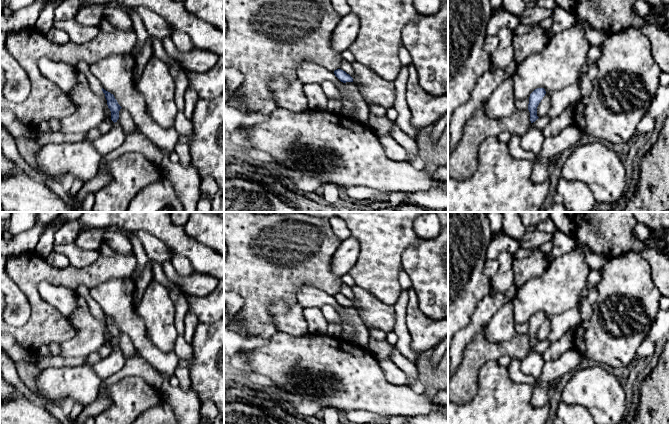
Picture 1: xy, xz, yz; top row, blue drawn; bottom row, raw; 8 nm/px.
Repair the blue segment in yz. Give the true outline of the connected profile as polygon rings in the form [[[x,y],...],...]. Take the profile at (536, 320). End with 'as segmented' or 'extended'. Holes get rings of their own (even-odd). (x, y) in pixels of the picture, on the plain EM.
[[[544,312],[535,313],[529,321],[528,334],[530,336],[530,345],[531,347],[535,346],[539,341],[537,340],[537,331],[543,321],[545,320],[546,315]]]; as segmented

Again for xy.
[[[102,312],[111,335],[111,344],[114,346],[112,352],[98,363],[92,366],[95,374],[103,381],[120,371],[125,362],[125,355],[119,345],[119,335],[122,332],[114,319]]]; extended

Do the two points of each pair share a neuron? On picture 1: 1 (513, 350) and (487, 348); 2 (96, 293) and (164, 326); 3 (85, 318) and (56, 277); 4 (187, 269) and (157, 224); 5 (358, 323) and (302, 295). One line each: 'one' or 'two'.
1: one
2: two
3: two
4: two
5: one

